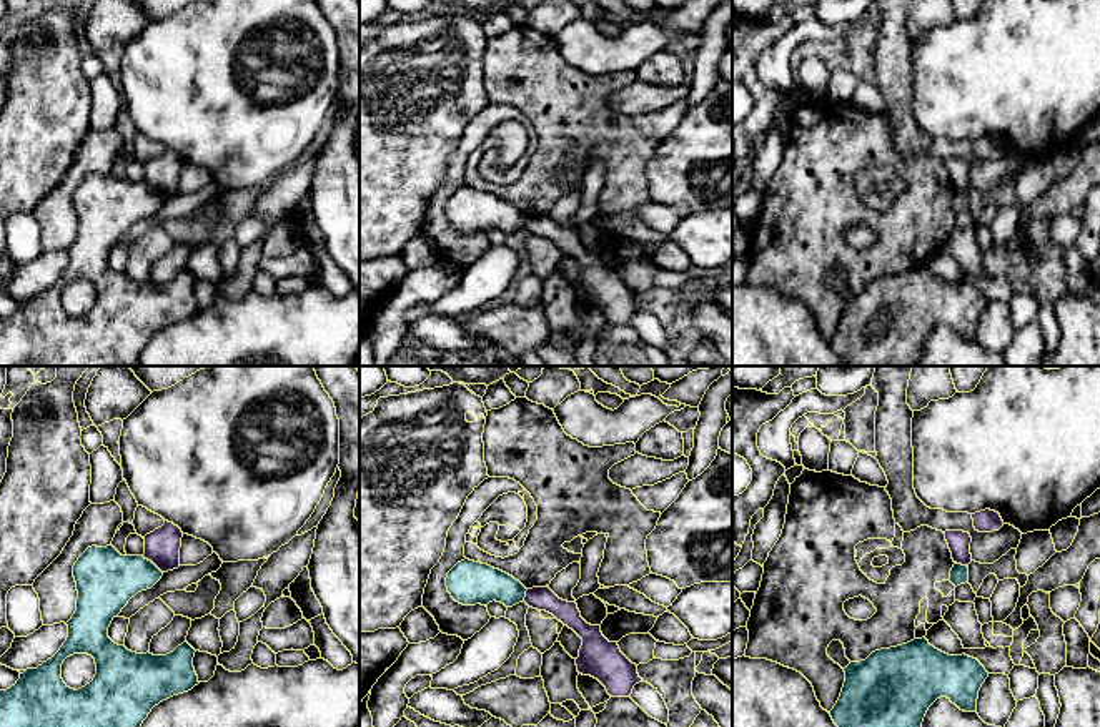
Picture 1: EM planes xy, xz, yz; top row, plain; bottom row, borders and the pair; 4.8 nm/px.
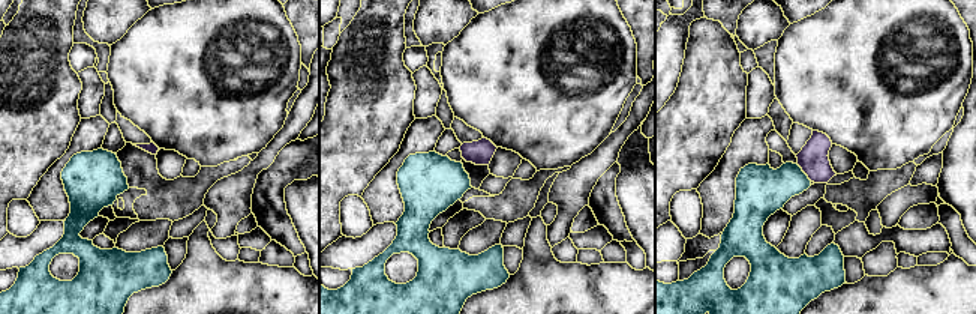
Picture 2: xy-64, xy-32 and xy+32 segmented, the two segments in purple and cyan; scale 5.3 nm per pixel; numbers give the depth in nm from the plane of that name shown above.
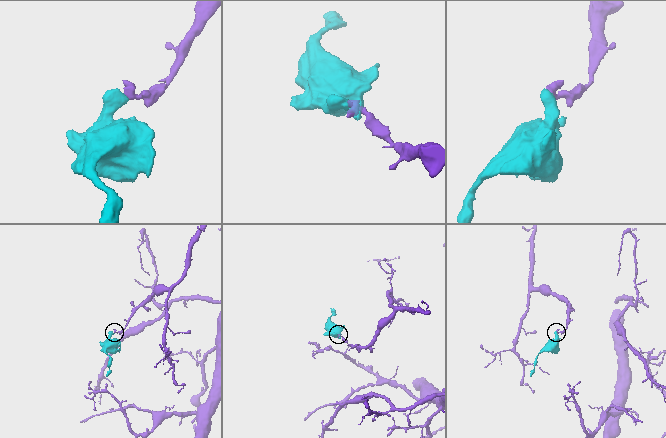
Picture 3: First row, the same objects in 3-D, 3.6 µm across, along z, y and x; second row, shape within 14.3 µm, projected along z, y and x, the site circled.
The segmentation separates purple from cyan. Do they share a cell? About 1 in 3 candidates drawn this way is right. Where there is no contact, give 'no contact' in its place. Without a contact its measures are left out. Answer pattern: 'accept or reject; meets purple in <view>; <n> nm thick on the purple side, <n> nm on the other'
reject; meets purple in xy; 170 nm thick on the purple side, 280 nm on the other

